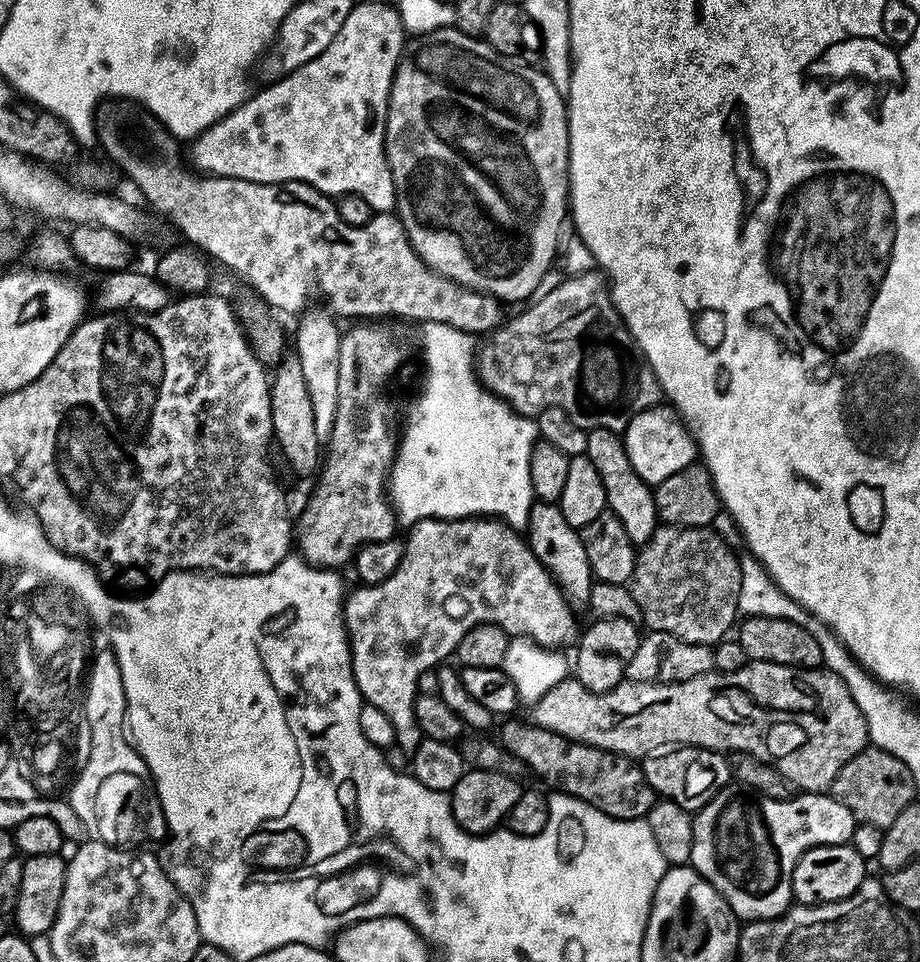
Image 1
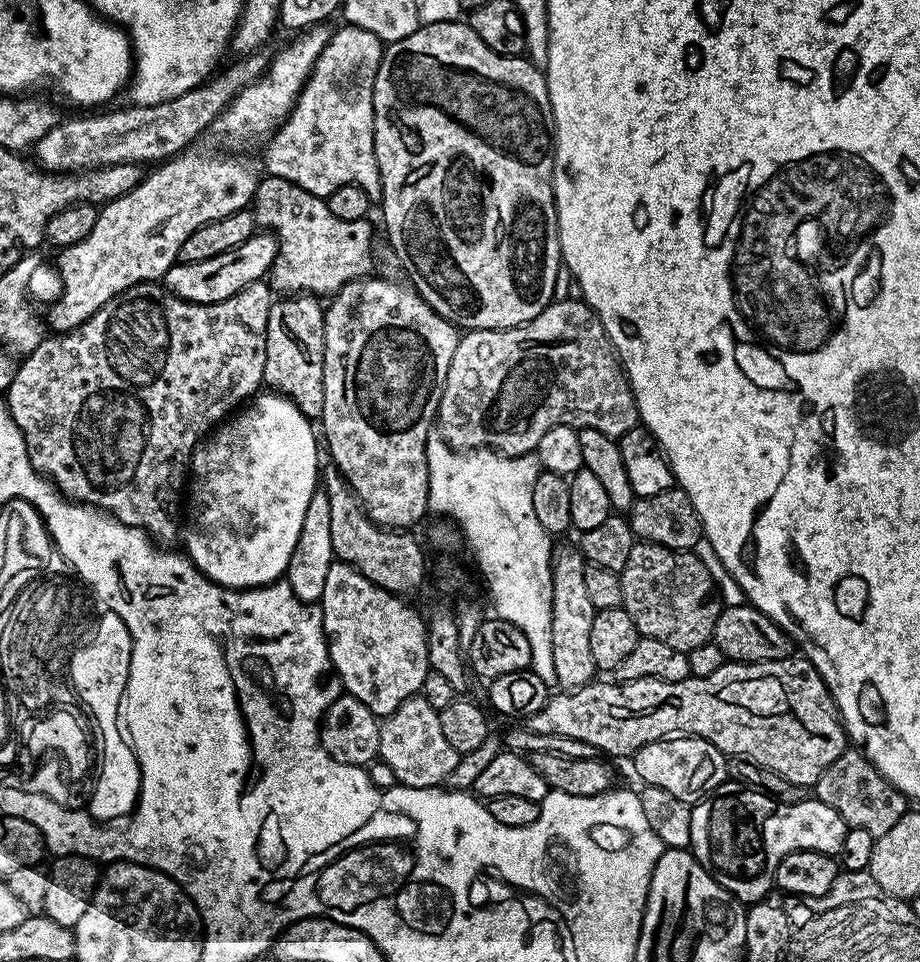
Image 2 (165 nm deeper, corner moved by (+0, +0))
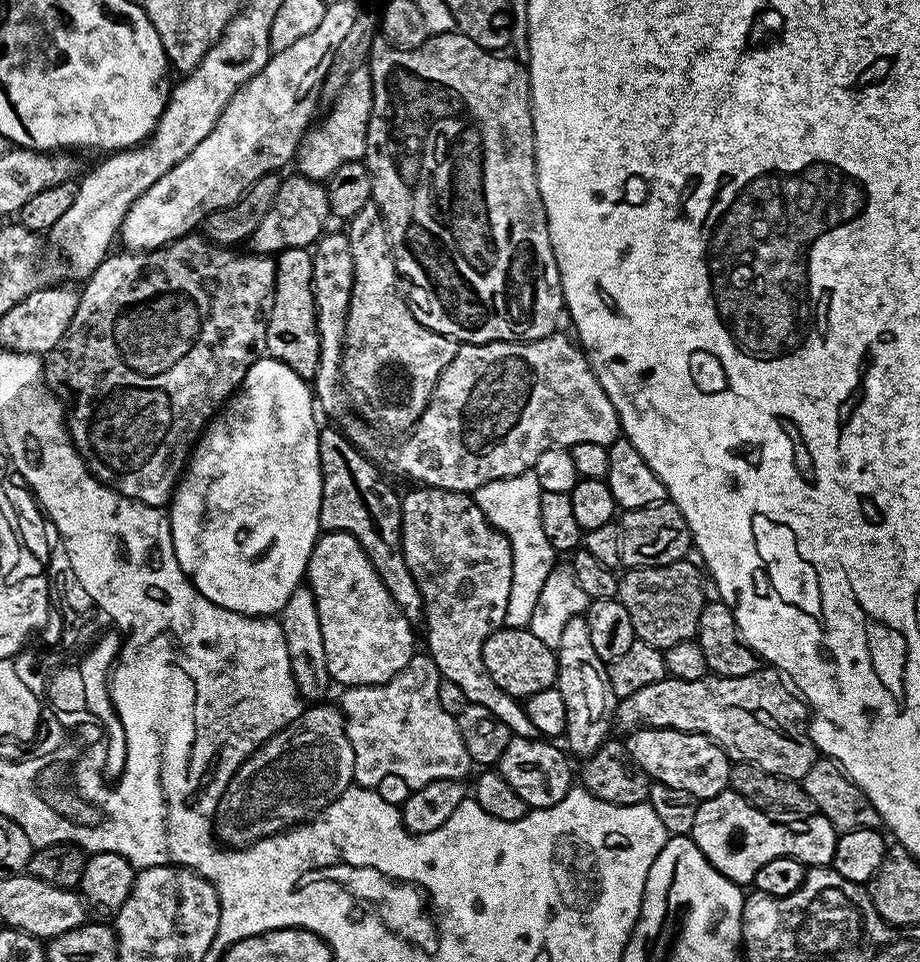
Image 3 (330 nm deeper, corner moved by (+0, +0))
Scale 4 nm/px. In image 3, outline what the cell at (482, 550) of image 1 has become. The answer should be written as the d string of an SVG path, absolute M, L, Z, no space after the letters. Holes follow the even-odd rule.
M324 532L308 559L307 587L316 595L318 622L322 622L322 646L326 646L326 666L329 677L340 686L353 688L367 684L384 684L407 668L414 655L412 649L413 625L404 617L400 607L390 598L390 590L378 578L378 570L362 550L358 538L345 532Z

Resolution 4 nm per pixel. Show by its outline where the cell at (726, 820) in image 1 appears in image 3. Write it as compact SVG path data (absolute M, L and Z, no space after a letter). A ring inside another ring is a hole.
M725 790L714 798L700 801L690 835L705 858L727 880L747 886L755 881L758 870L762 870L766 862L774 862L774 858L792 856L806 866L831 865L838 833L828 819L819 814L798 820L771 820L737 792Z

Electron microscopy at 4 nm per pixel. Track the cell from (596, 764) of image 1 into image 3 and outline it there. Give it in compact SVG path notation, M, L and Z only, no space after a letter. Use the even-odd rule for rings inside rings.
M416 486L413 489L413 492L403 493L400 502L400 537L406 566L410 566L410 574L414 574L414 582L418 582L418 590L422 594L422 627L428 631L427 655L436 663L443 679L456 683L462 689L469 704L486 706L486 710L490 710L498 722L506 722L513 736L535 740L538 733L534 722L530 722L524 713L523 703L517 697L506 694L506 690L502 690L502 686L490 678L482 658L482 646L486 646L486 638L505 627L506 606L510 602L510 586L514 578L510 542L488 521L486 514L482 514L469 493L427 486Z

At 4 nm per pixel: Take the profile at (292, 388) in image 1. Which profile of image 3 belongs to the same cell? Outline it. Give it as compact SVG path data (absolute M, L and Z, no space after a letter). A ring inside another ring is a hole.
M288 248L275 257L274 302L270 305L266 326L267 355L294 370L306 381L315 381L320 353L320 335L316 325L316 303L312 289L312 252L306 248Z

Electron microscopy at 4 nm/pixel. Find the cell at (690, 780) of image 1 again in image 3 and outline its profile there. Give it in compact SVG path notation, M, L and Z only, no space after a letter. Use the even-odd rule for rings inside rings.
M643 726L629 731L627 736L630 758L646 770L653 782L686 790L686 794L694 794L699 801L714 798L728 788L729 758L708 736L673 728Z

